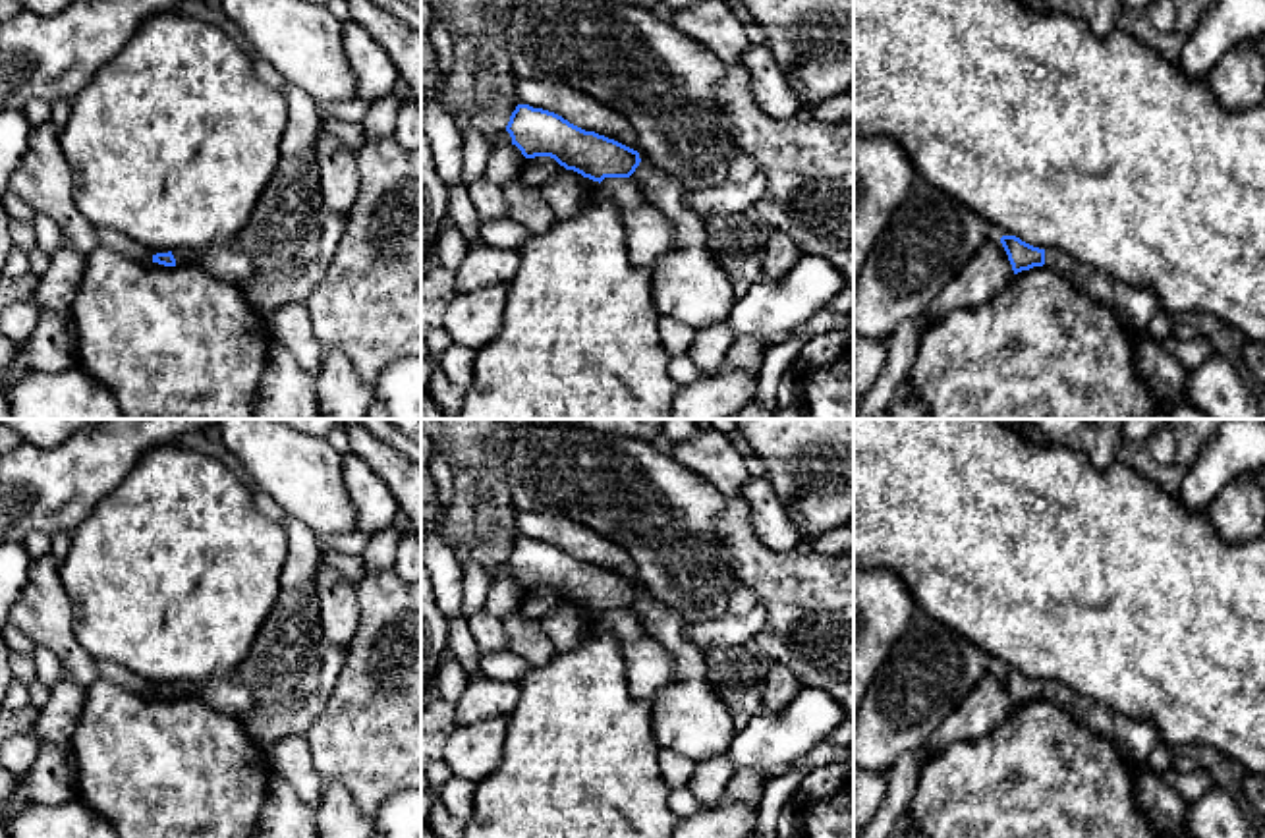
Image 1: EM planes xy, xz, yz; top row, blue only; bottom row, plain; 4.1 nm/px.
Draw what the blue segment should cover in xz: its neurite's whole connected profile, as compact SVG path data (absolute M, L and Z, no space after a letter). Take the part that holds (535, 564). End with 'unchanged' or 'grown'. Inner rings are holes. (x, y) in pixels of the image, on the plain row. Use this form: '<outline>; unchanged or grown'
M529 537L516 539L506 564L525 591L550 589L599 616L601 626L620 641L632 697L653 699L674 682L670 653L630 610L641 595L637 583Z; grown

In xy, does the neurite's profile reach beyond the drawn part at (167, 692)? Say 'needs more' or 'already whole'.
needs more

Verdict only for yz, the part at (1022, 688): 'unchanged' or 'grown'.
grown

